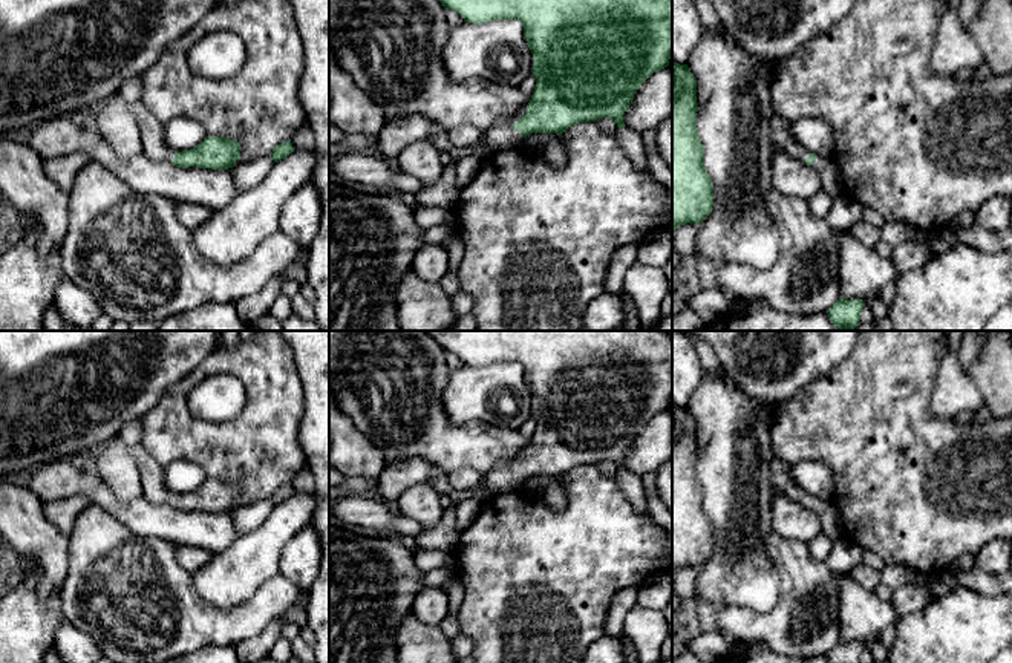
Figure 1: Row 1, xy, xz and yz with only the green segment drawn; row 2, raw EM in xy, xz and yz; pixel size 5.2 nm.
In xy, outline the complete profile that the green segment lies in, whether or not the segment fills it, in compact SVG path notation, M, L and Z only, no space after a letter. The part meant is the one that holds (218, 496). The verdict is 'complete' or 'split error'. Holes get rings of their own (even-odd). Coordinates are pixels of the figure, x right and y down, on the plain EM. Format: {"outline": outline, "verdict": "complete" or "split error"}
{"outline": "M141 446L129 447L141 475L142 496L158 505L171 505L176 510L201 510L228 513L240 501L240 487L236 482L207 479L199 488L178 495L165 487L164 467Z", "verdict": "split error"}

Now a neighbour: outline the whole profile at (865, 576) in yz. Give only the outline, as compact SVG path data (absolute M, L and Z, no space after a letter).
M865 563L854 567L848 576L868 591L874 591L880 583L880 573Z

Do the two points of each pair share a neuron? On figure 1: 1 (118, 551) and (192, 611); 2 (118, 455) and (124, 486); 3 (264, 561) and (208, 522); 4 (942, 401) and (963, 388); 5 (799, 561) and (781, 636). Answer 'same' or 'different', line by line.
1: same
2: same
3: different
4: same
5: same

